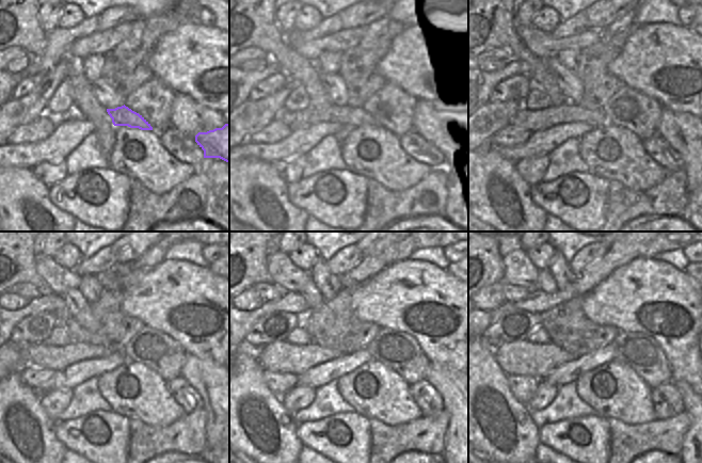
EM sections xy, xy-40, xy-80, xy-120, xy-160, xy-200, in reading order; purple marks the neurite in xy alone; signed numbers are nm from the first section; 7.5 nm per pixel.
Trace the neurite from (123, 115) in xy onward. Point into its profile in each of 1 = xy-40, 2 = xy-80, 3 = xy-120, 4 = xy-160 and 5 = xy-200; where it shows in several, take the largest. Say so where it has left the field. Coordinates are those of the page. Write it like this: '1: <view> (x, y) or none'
1: xy-40 (349, 116)
2: xy-80 (533, 121)
3: xy-120 (45, 355)
4: xy-160 (282, 356)
5: xy-200 (522, 357)

